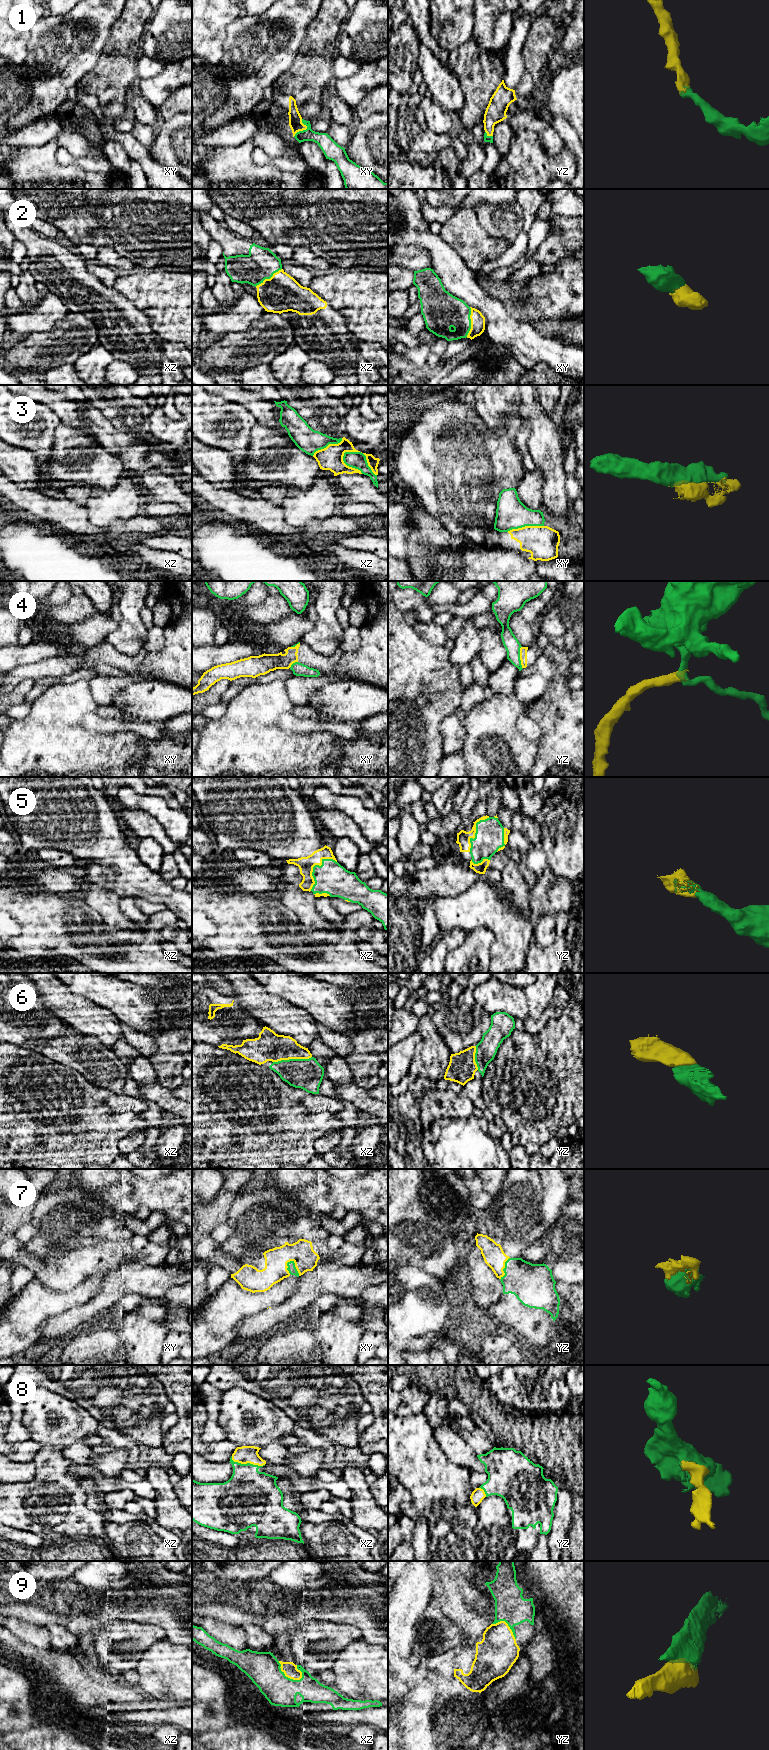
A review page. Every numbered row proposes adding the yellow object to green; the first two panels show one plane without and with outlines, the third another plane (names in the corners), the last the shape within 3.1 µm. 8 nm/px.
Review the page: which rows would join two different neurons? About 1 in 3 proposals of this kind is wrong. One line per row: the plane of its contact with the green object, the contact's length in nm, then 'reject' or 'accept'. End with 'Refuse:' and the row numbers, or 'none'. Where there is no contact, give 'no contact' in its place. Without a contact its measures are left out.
1: contact in xy; length 160 nm; accept
2: contact in xy; length 240 nm; accept
3: contact in xz; length 320 nm; reject
4: contact in yz; length 180 nm; reject
5: contact in xz; length 320 nm; accept
6: contact in xz; length 320 nm; accept
7: contact in xy; length 150 nm; accept
8: contact in xz; length 280 nm; accept
9: contact in xz; length 240 nm; reject
Refuse: 3, 4, 9

